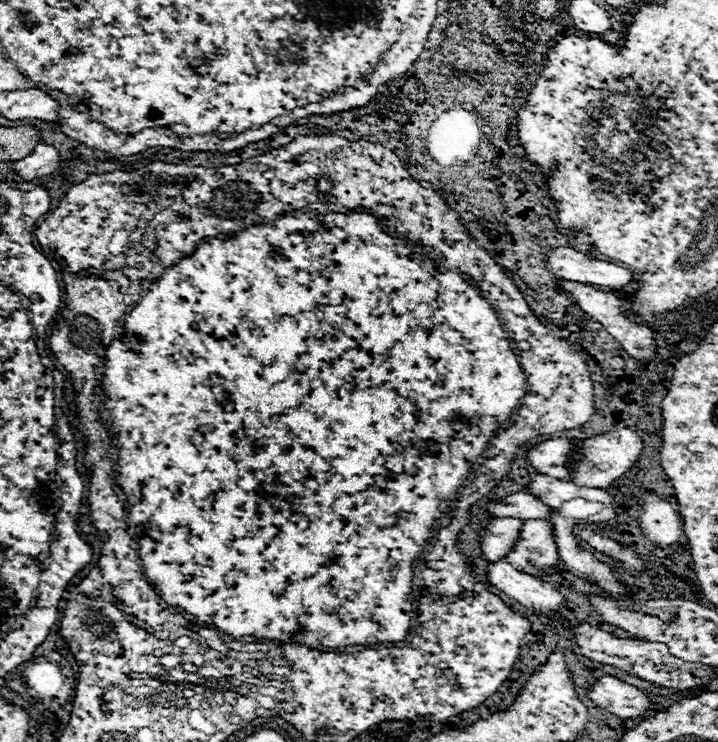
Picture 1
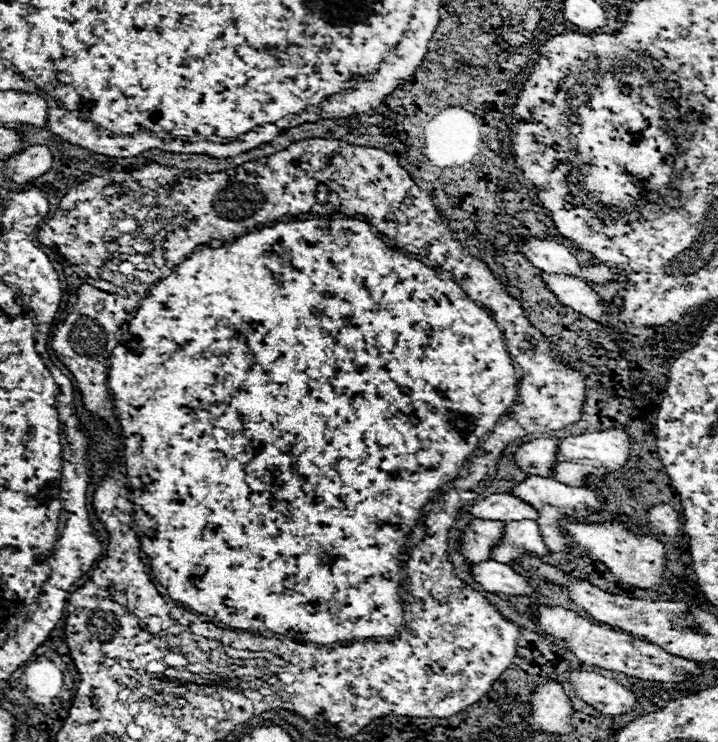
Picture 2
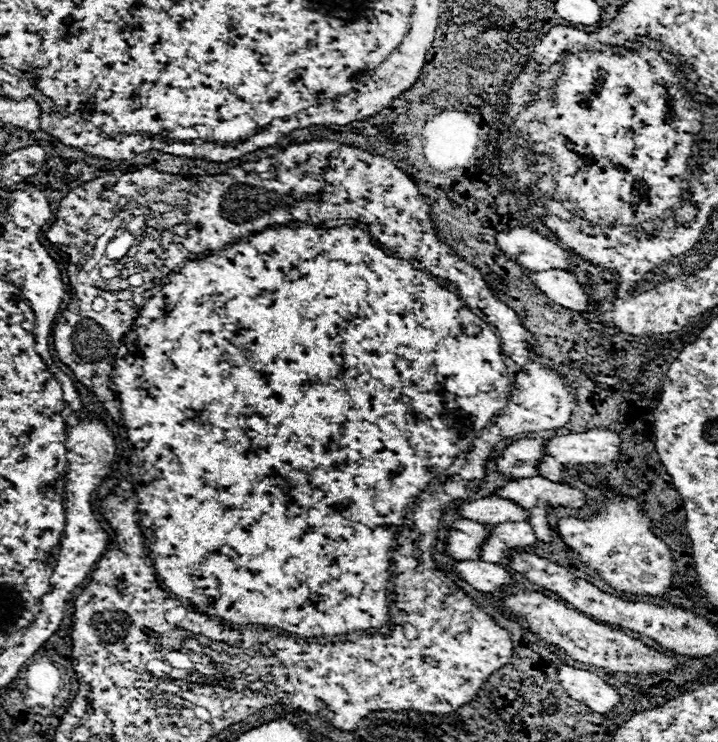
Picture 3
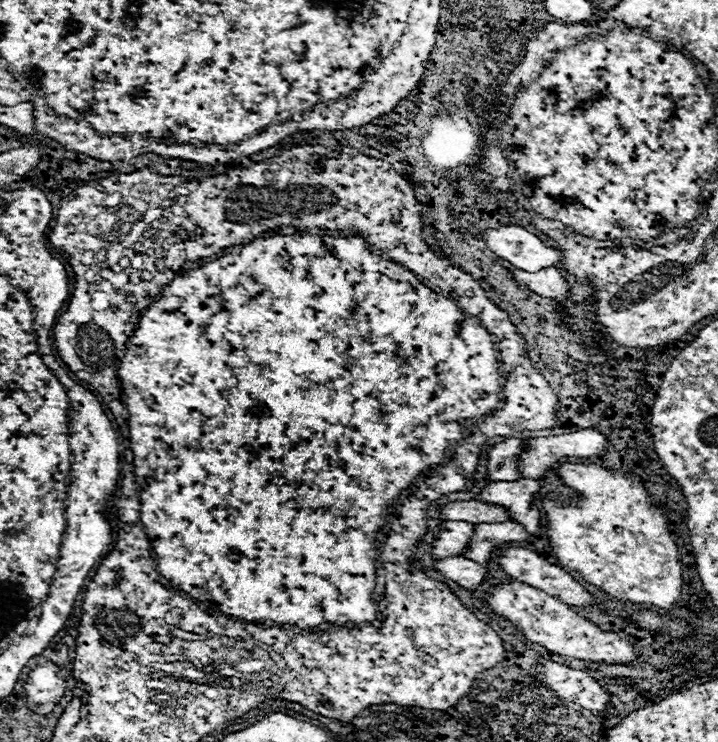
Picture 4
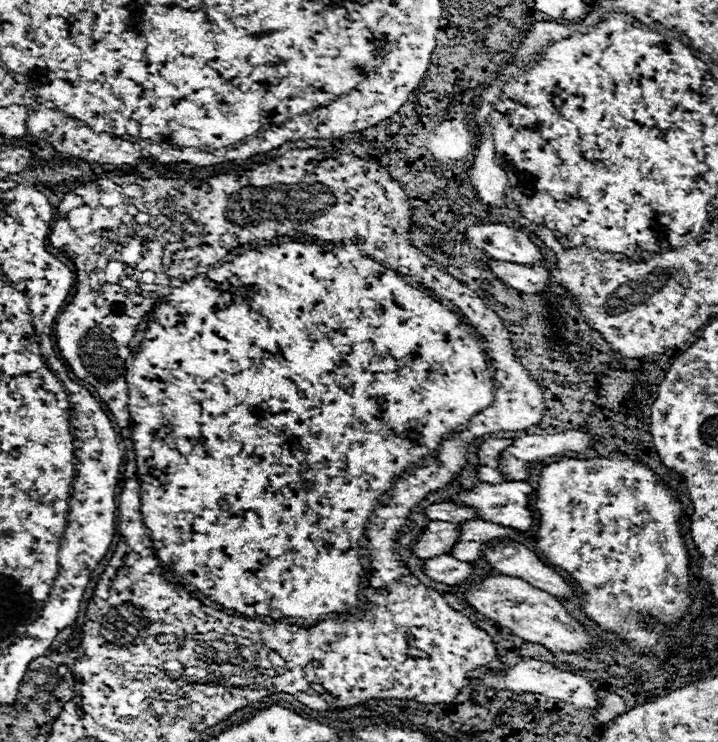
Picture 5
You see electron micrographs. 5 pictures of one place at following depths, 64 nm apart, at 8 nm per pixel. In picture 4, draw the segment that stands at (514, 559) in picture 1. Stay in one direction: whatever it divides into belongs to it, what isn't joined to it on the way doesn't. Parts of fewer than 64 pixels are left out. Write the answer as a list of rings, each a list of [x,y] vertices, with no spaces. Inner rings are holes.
[[[480,522],[480,524],[474,524],[474,534],[470,538],[470,546],[462,556],[468,560],[486,564],[498,546],[502,546],[506,542],[522,542],[522,540],[530,540],[530,534],[526,530],[522,530],[520,524]]]

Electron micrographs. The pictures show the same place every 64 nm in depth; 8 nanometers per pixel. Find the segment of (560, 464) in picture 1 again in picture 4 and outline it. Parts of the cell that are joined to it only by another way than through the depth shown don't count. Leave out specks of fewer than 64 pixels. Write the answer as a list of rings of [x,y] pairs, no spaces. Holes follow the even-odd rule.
[[[508,438],[488,446],[486,478],[492,482],[504,482],[504,480],[512,482],[520,478],[516,472],[516,458],[520,454],[520,448],[522,448],[520,438]]]

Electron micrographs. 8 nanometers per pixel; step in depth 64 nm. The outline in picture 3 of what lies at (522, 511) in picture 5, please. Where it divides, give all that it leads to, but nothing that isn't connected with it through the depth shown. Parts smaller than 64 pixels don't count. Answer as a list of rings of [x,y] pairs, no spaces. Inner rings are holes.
[[[532,476],[532,478],[520,478],[520,480],[512,480],[508,482],[506,486],[494,490],[494,496],[500,496],[504,500],[510,500],[514,504],[518,504],[520,508],[524,508],[530,516],[528,516],[528,522],[532,524],[534,528],[534,534],[538,540],[542,542],[552,542],[556,538],[554,530],[550,528],[550,524],[546,522],[546,506],[586,506],[588,503],[588,497],[584,492],[580,490],[574,490],[570,486],[564,486],[564,484],[556,484],[556,482],[550,482],[546,478],[540,478],[540,476]]]

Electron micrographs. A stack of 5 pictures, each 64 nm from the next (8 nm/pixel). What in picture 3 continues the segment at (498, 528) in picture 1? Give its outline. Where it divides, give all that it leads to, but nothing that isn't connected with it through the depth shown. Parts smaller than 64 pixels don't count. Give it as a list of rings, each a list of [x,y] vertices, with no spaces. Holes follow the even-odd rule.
[[[456,520],[450,526],[448,540],[446,540],[446,556],[456,560],[476,560],[478,558],[478,544],[486,538],[486,524],[472,522],[472,520]]]

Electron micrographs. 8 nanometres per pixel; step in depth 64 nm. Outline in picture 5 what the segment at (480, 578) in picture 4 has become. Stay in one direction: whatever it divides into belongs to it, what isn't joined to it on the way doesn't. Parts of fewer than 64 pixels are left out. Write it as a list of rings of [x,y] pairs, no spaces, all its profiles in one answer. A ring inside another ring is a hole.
[[[444,554],[444,556],[424,560],[422,572],[434,582],[444,582],[444,584],[456,586],[456,584],[462,584],[462,582],[466,582],[470,578],[472,564],[460,562],[460,560]]]

